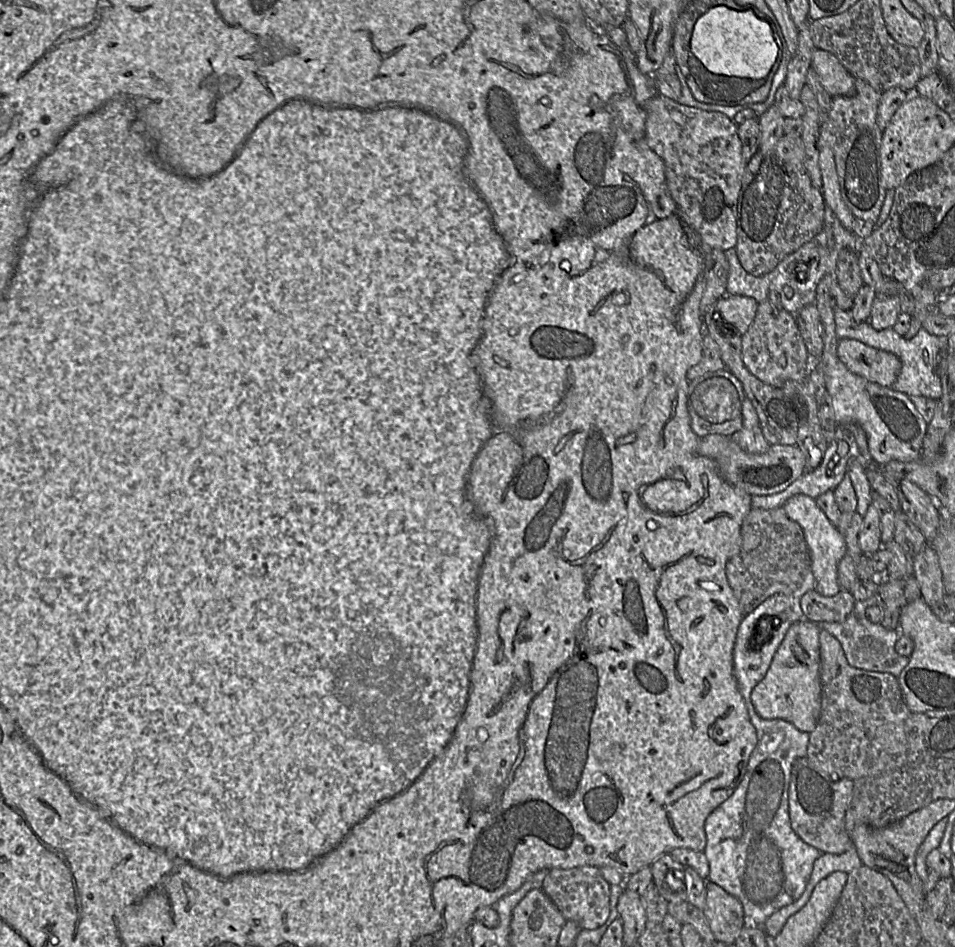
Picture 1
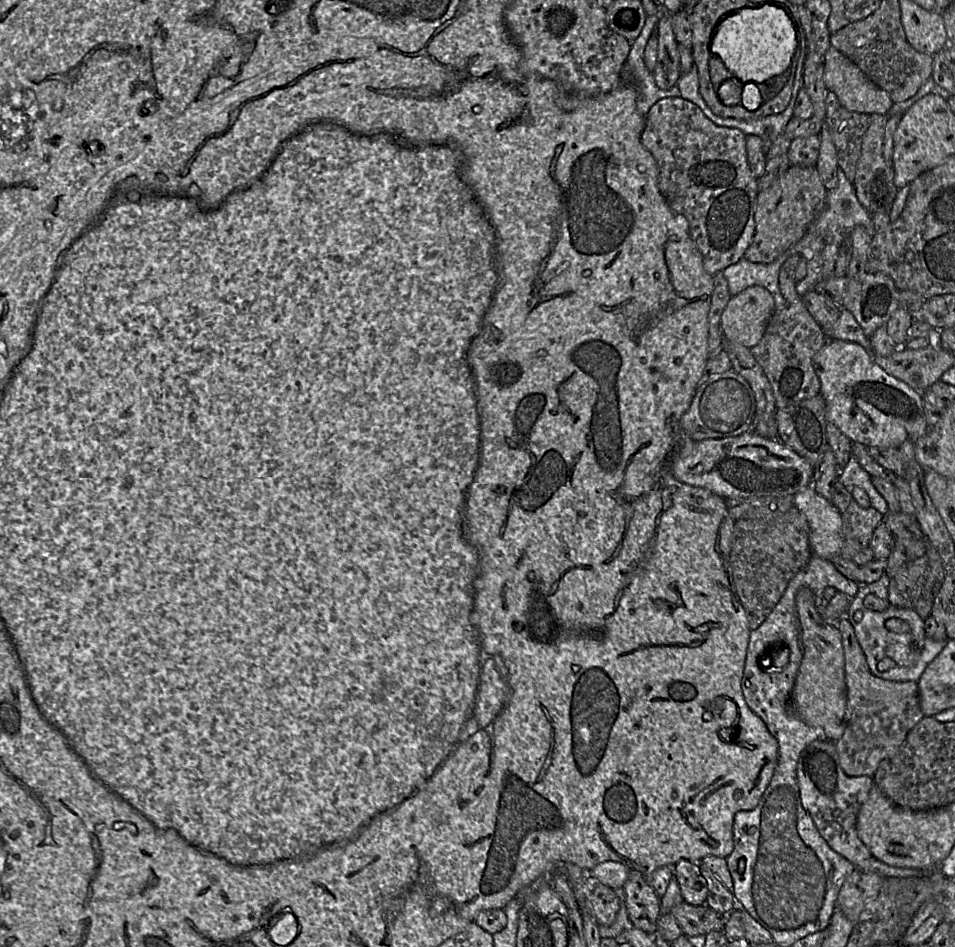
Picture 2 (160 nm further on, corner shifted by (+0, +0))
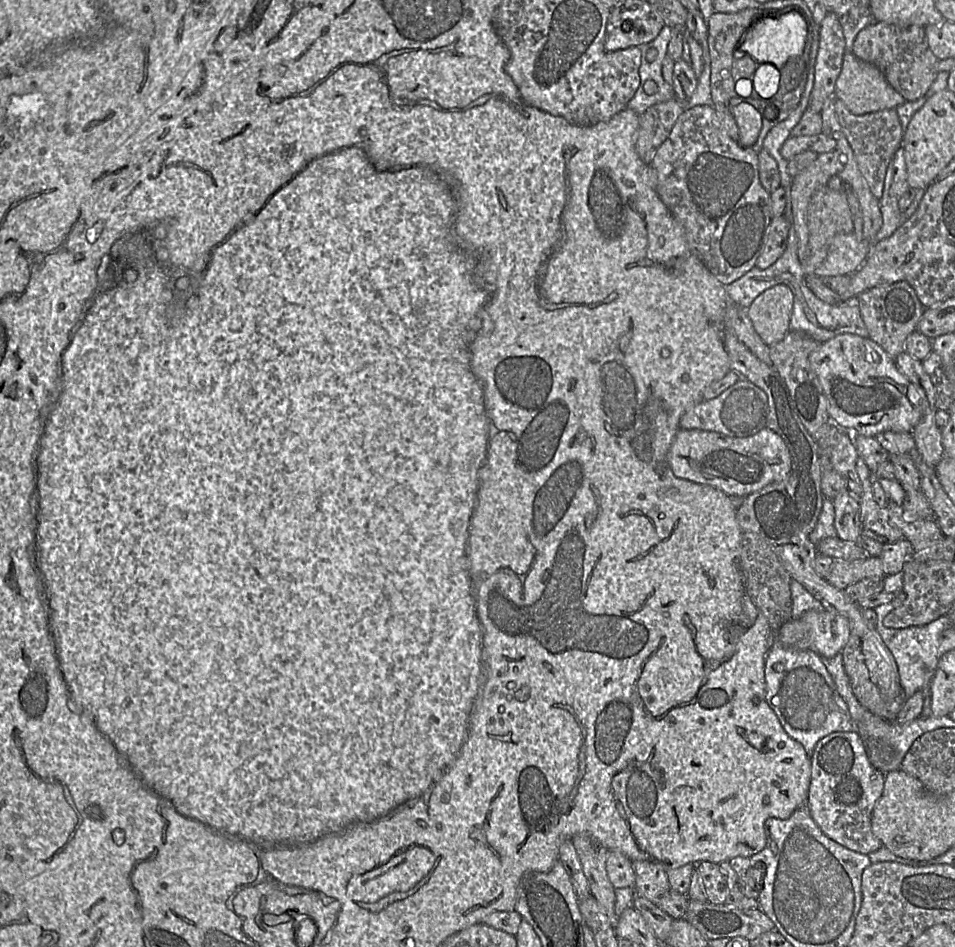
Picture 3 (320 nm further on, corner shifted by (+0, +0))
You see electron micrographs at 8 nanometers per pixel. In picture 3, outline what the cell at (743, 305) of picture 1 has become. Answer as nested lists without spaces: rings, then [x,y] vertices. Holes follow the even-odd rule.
[[[779,284],[762,292],[747,308],[755,331],[768,347],[783,340],[790,331],[793,304],[791,289]]]

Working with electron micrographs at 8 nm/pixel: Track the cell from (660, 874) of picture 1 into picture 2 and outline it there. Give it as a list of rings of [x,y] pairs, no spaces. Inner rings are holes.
[[[680,860],[673,866],[684,902],[694,906],[706,905],[708,886],[698,862]]]

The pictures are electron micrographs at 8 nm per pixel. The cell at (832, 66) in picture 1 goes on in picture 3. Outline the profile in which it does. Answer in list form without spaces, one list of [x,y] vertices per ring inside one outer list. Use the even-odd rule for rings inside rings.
[[[846,50],[841,72],[836,81],[835,97],[841,99],[850,112],[862,115],[885,109],[895,109],[906,101],[886,80],[873,64],[856,57]]]

